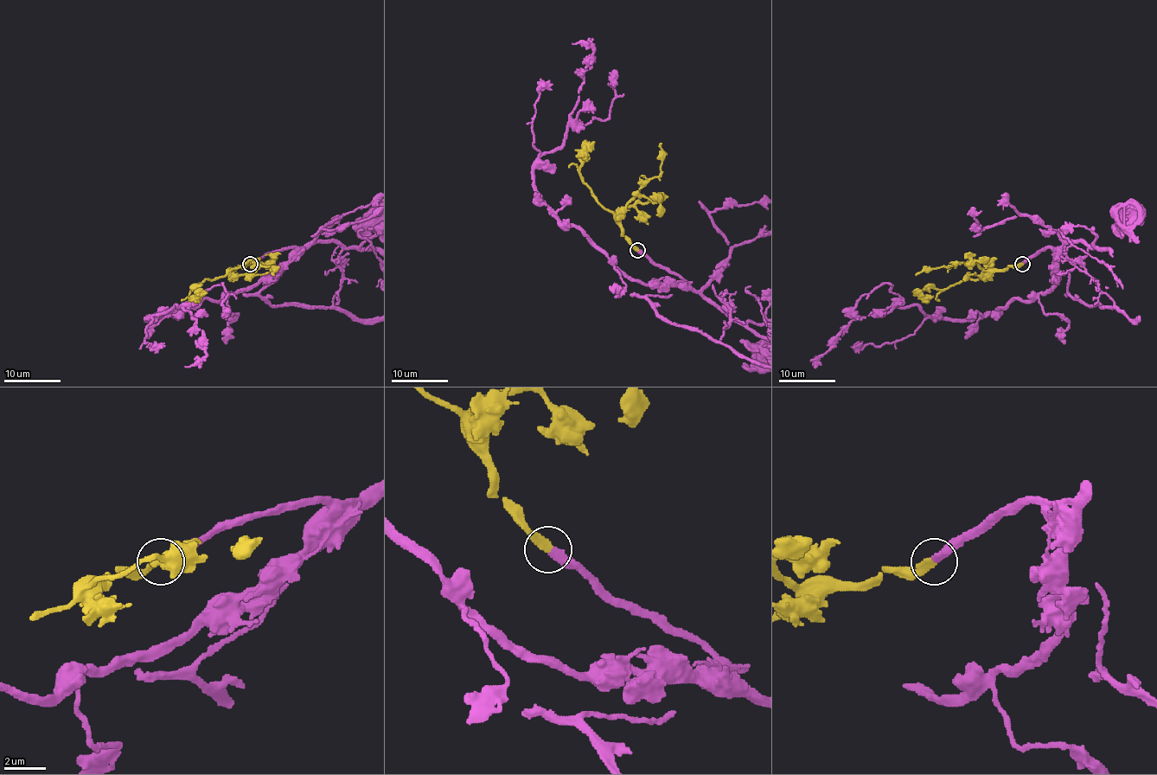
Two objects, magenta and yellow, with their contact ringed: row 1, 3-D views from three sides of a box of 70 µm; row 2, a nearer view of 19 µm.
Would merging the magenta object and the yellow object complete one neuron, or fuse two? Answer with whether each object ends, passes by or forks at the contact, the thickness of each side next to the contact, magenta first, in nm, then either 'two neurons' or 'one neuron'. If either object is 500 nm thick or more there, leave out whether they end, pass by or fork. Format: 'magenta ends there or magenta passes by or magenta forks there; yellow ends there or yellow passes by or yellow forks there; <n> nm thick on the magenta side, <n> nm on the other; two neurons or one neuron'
magenta ends there; yellow ends there; 320 nm thick on the magenta side, 320 nm on the other; one neuron

